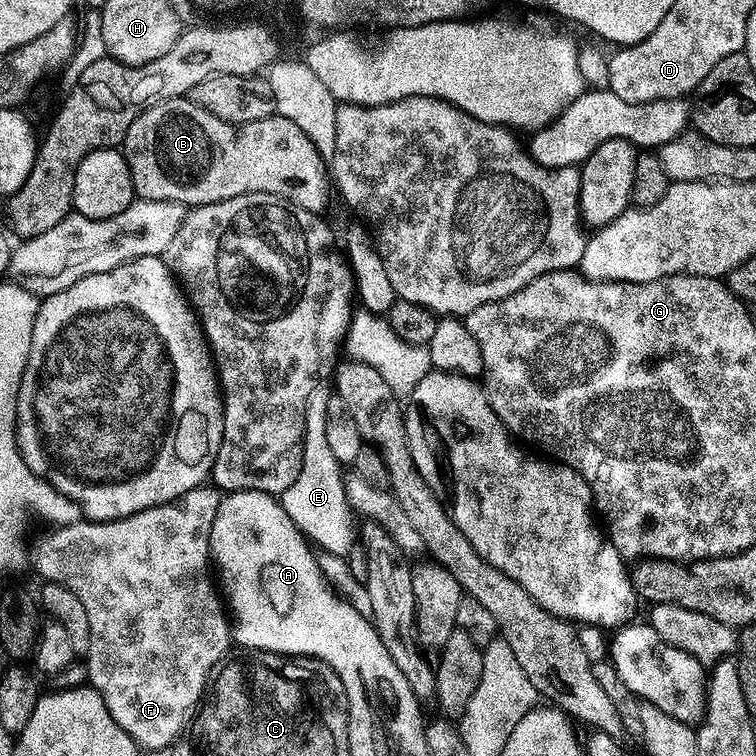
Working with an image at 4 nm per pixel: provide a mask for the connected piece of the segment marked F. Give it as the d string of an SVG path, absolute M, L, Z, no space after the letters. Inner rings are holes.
M201 486L182 494L177 500L171 500L169 504L159 504L121 520L88 520L78 524L61 524L53 527L53 532L46 533L32 552L38 575L45 576L43 579L53 584L64 584L74 590L78 598L82 598L82 606L86 606L86 615L90 622L90 642L86 653L89 668L87 683L98 694L102 694L106 710L110 710L110 718L114 718L114 722L118 722L118 726L122 726L122 730L126 730L126 734L130 734L130 738L134 738L134 742L144 750L165 748L174 743L199 705L200 697L204 695L210 670L230 648L230 620L210 571L210 530L214 526L221 499L221 493L215 487Z

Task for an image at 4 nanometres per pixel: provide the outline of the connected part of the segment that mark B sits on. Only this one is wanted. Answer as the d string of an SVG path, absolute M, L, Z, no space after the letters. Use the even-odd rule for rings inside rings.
M176 96L173 100L160 100L157 104L150 104L138 118L134 118L134 122L130 126L130 130L126 130L126 138L122 145L122 151L126 162L130 166L130 178L132 179L133 193L141 200L169 200L170 202L178 202L185 206L199 206L202 204L213 204L214 202L222 202L226 198L238 198L242 194L250 194L251 192L261 192L262 194L274 194L280 196L284 200L288 200L291 204L297 204L300 208L305 208L308 212L321 213L324 209L326 200L326 168L323 168L322 157L313 147L312 142L307 136L300 131L298 126L292 121L288 121L286 117L279 114L259 120L258 122L250 122L249 124L227 124L222 122L222 118L214 118L214 114L210 114L206 110L202 110L202 106L195 104L191 98Z

